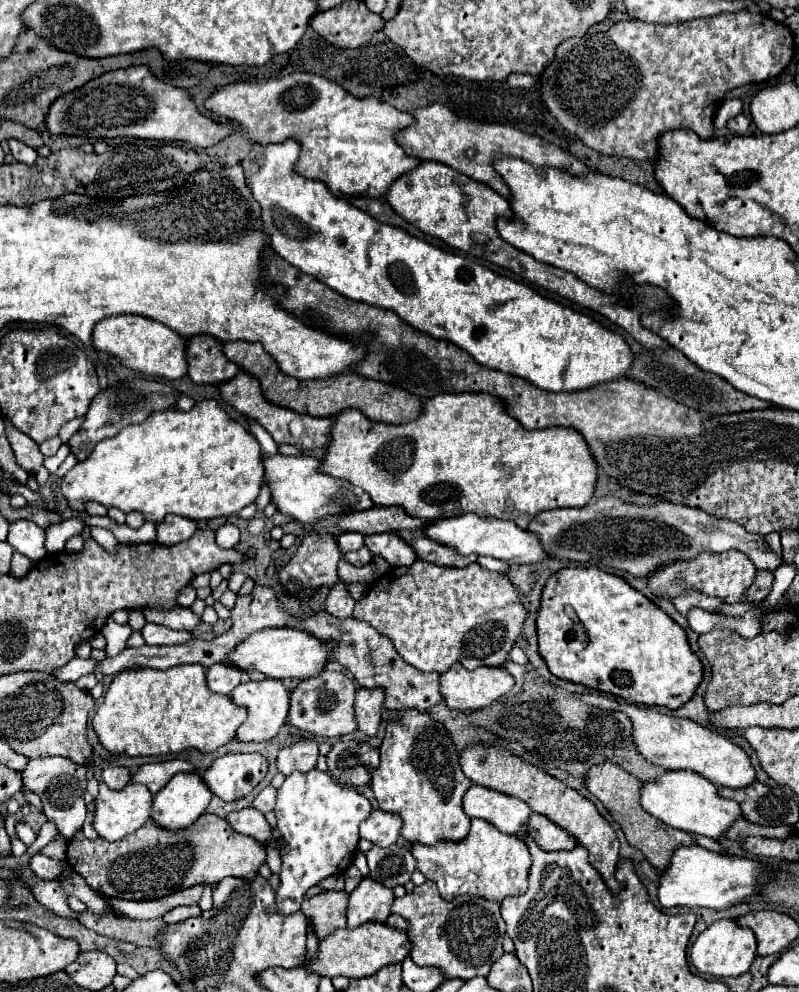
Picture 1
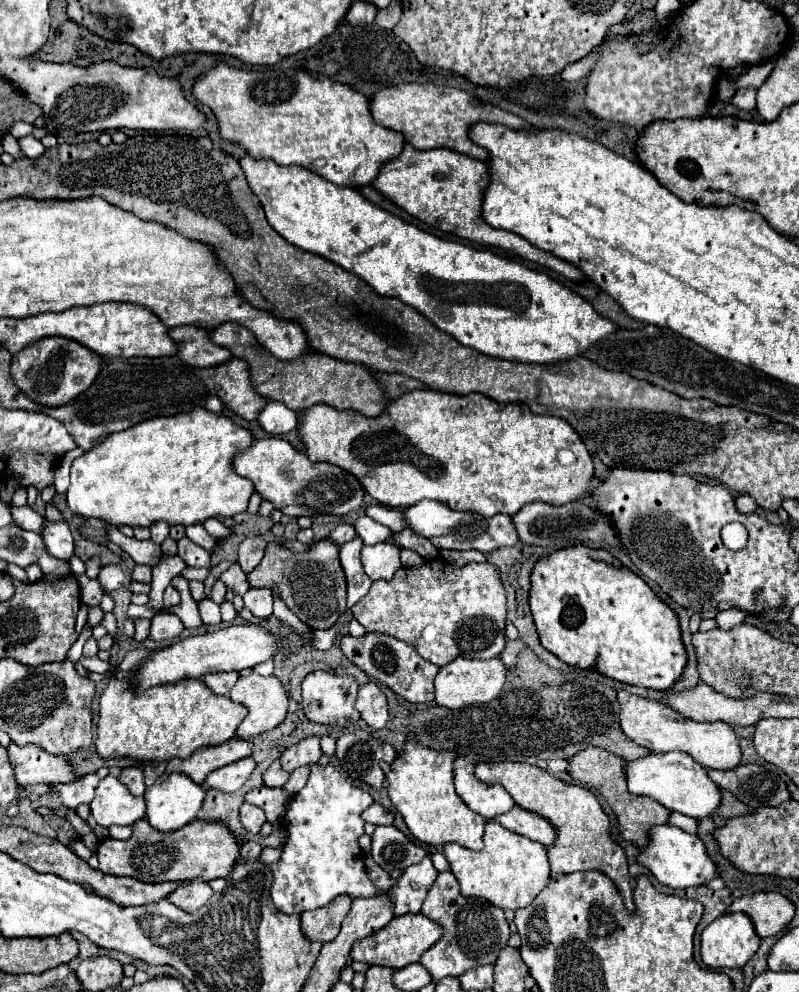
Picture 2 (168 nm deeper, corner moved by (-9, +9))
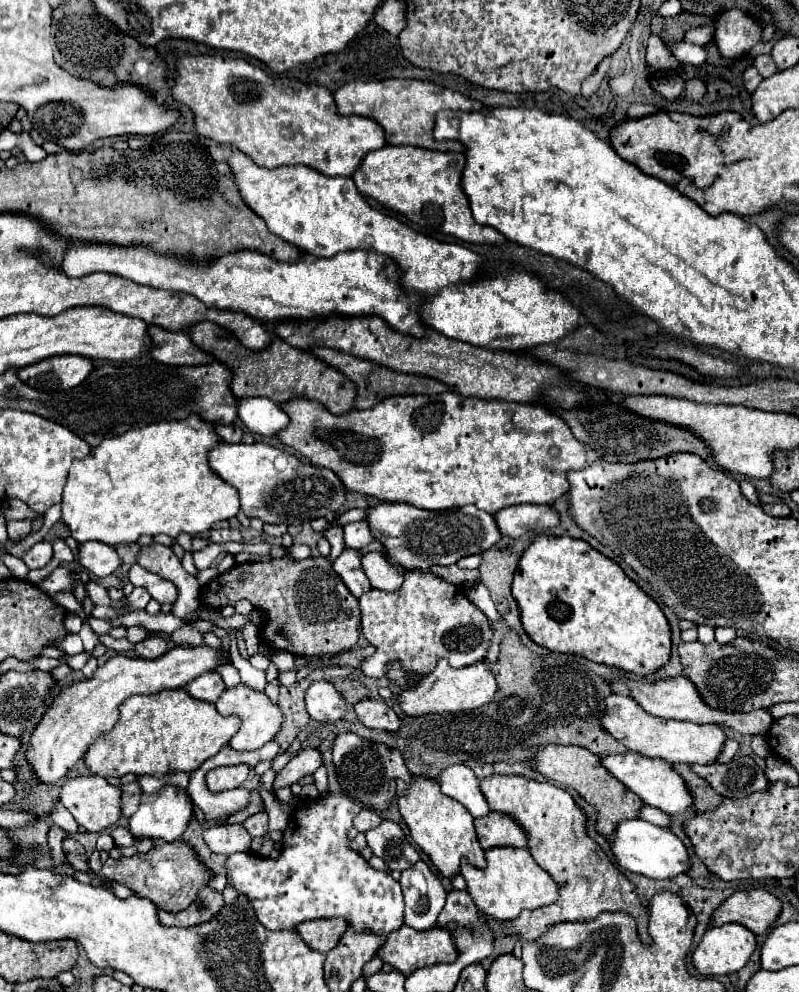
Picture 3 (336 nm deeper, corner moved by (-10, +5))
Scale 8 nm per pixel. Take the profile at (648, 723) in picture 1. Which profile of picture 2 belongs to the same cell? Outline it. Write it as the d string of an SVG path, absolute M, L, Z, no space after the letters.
M628 692L618 694L620 700L620 725L624 734L650 752L680 750L690 754L704 768L732 770L742 764L742 748L734 730L726 722L694 722L662 702L640 698Z

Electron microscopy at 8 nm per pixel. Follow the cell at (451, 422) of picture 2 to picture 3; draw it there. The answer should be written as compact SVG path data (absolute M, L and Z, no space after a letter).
M443 392L437 396L389 396L387 400L381 400L379 404L375 404L369 410L349 410L339 416L325 412L325 408L321 404L317 406L313 400L303 400L303 398L291 398L291 400L283 402L281 408L289 416L287 428L277 432L277 438L285 446L291 446L293 450L297 450L305 458L309 458L311 464L333 470L341 478L345 488L359 492L359 494L375 496L381 502L407 502L407 504L413 504L413 506L419 506L425 510L447 510L447 508L455 508L455 506L475 504L477 508L481 508L489 514L495 514L495 512L499 512L507 506L515 506L515 504L553 504L557 498L561 498L569 492L567 470L581 470L583 466L587 466L585 446L571 434L567 422L561 416L557 416L555 412L551 412L539 404L463 398L461 394L455 394L455 392Z

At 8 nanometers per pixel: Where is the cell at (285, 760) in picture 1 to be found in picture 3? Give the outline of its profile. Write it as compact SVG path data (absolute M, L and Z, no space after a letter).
M305 748L301 752L297 752L291 758L291 762L283 770L279 770L279 774L277 774L275 782L273 782L273 792L279 790L279 788L285 788L285 786L291 786L291 784L299 782L303 776L313 774L319 766L321 766L319 750Z

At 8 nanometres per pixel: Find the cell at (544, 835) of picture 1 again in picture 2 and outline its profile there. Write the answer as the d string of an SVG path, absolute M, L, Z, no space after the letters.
M516 806L514 812L508 812L506 816L496 816L494 820L498 824L502 824L506 830L522 834L534 842L540 842L544 846L554 844L554 838L556 838L554 826L546 818L538 816L536 812L530 812L530 810Z

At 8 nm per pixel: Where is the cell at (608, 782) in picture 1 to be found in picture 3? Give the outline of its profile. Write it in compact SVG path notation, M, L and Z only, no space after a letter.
M549 744L541 750L535 752L535 756L529 760L529 766L533 770L537 770L539 774L543 774L545 778L561 784L561 786L569 786L575 792L579 792L587 804L595 806L597 810L597 822L595 822L595 830L603 836L611 836L611 832L615 832L615 824L619 824L619 820L629 820L629 818L637 818L639 816L639 808L643 806L643 802L639 800L639 796L635 796L629 788L623 788L623 784L619 784L601 764L599 764L599 756L591 754L585 748L579 746L561 746L561 744Z

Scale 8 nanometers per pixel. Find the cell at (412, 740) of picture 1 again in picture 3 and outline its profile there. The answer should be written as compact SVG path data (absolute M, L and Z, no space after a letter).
M415 778L411 788L397 790L397 806L411 830L411 838L431 858L435 868L445 878L453 878L459 874L461 858L467 858L469 864L475 868L487 866L485 852L477 840L477 832L473 826L473 816L459 802L445 796L435 780Z

